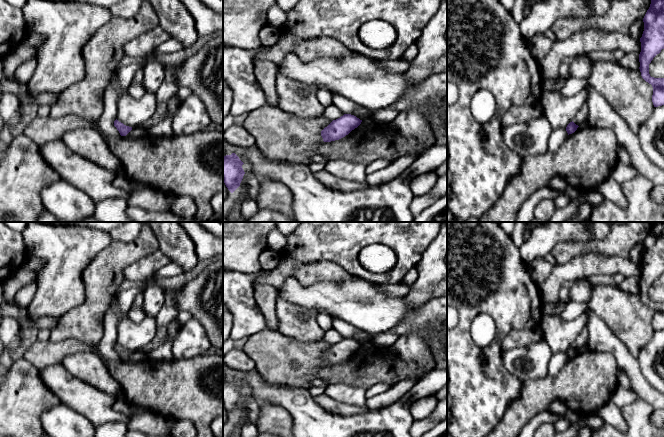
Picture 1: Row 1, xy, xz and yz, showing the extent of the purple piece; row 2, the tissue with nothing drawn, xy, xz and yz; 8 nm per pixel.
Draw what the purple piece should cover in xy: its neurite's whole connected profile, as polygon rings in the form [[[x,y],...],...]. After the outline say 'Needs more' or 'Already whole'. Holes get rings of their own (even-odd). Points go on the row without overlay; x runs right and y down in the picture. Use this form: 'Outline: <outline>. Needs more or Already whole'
Outline: [[[117,343],[114,345],[114,350],[117,352],[121,360],[126,360],[132,354],[132,351],[124,349]]]. Already whole

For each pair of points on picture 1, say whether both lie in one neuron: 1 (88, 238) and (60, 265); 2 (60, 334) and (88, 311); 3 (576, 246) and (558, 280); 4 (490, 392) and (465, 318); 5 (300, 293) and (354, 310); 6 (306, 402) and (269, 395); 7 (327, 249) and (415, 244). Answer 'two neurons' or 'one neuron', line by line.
1: one neuron
2: one neuron
3: two neurons
4: one neuron
5: one neuron
6: one neuron
7: one neuron

